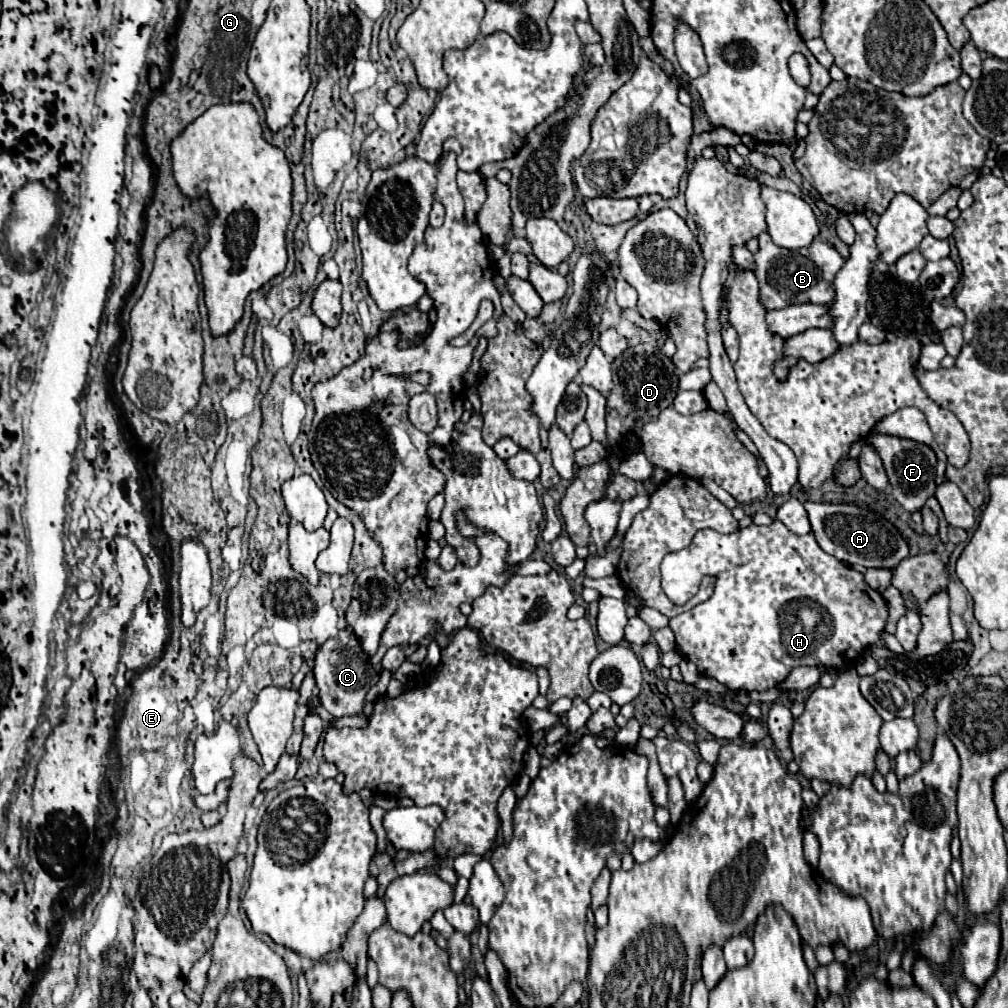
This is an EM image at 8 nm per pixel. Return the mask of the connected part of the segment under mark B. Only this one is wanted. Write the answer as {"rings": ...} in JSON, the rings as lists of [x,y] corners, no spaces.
{"rings":[[[767,233],[759,235],[759,249],[753,255],[755,259],[755,277],[759,281],[759,299],[765,309],[781,309],[789,303],[829,303],[833,299],[833,277],[843,267],[845,259],[819,237],[813,239],[809,247],[803,249],[783,249],[777,247]]]}

